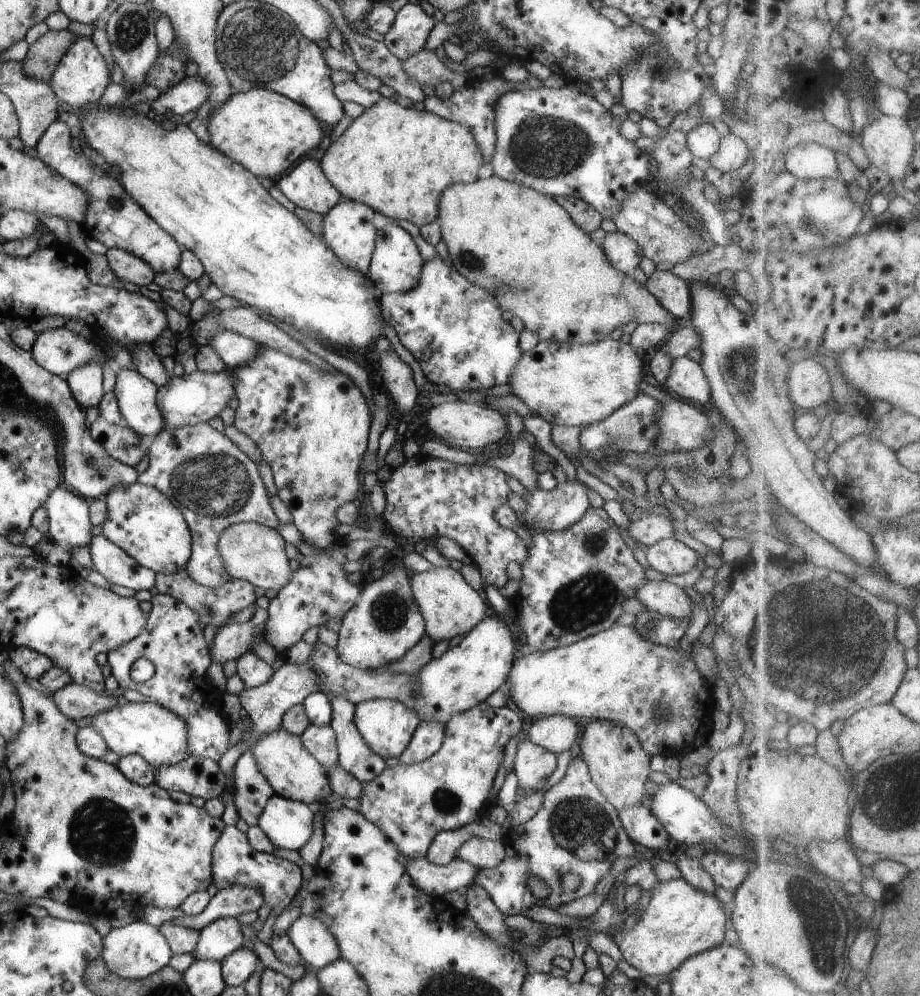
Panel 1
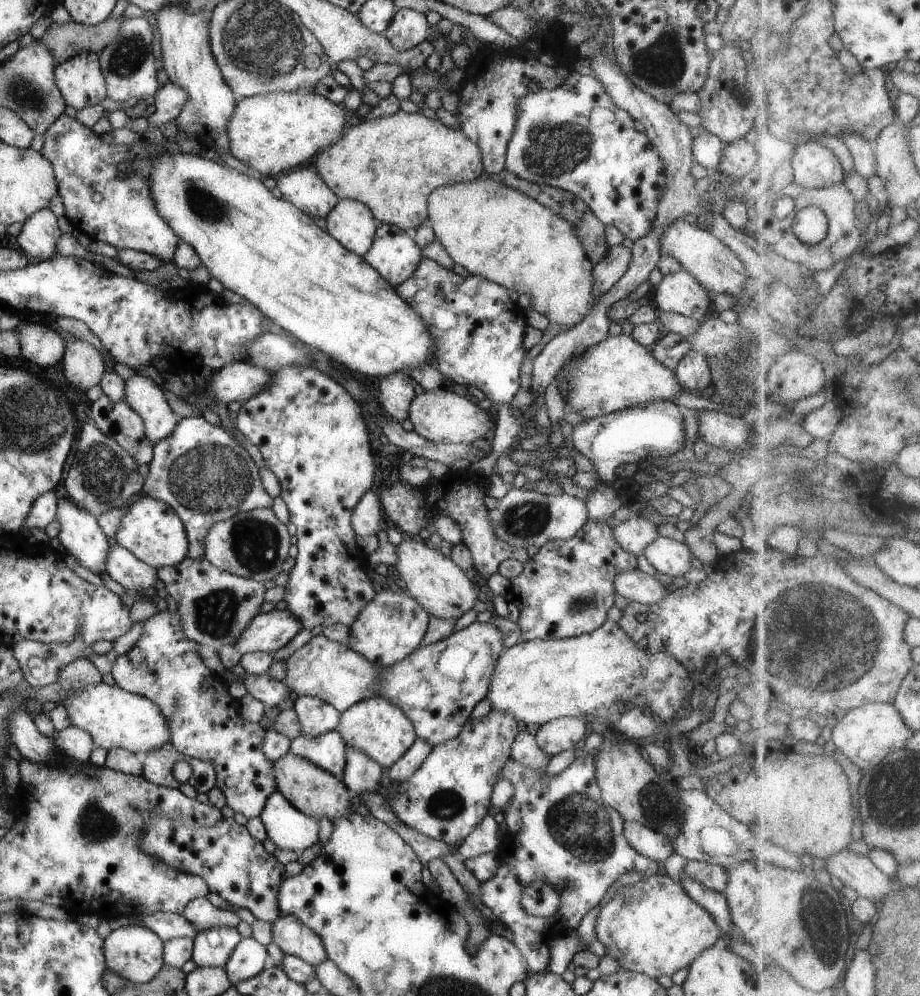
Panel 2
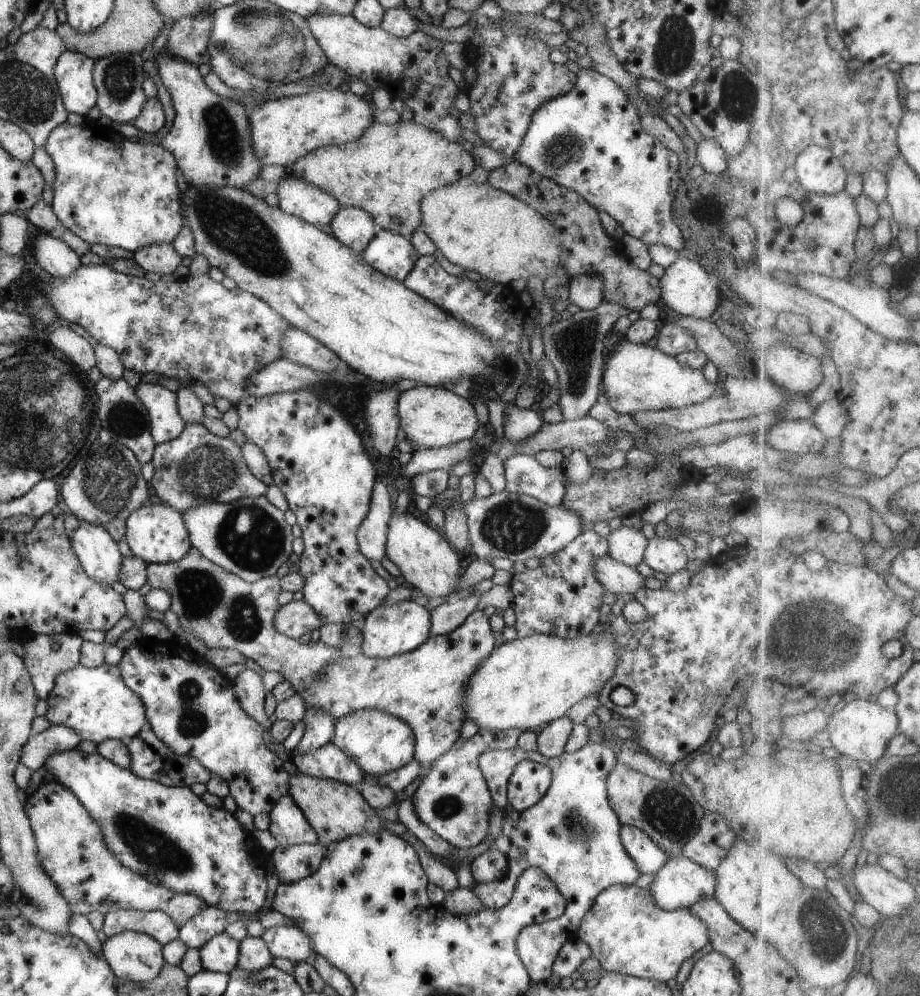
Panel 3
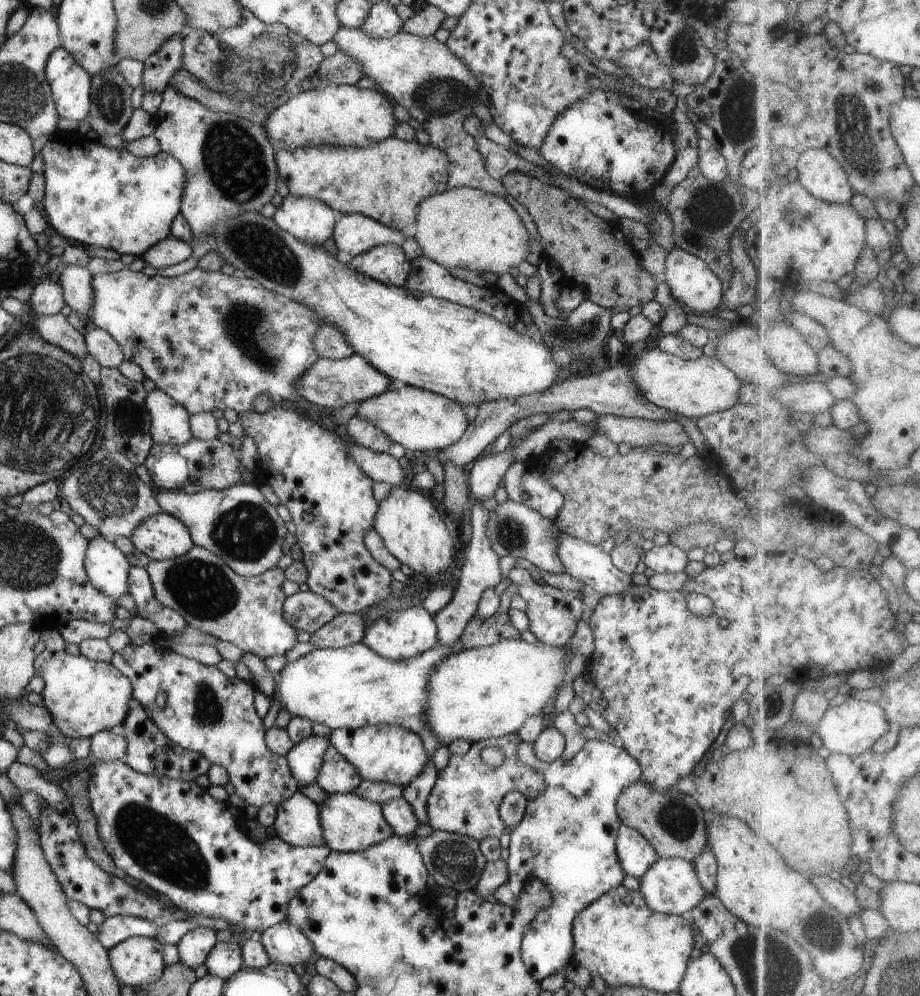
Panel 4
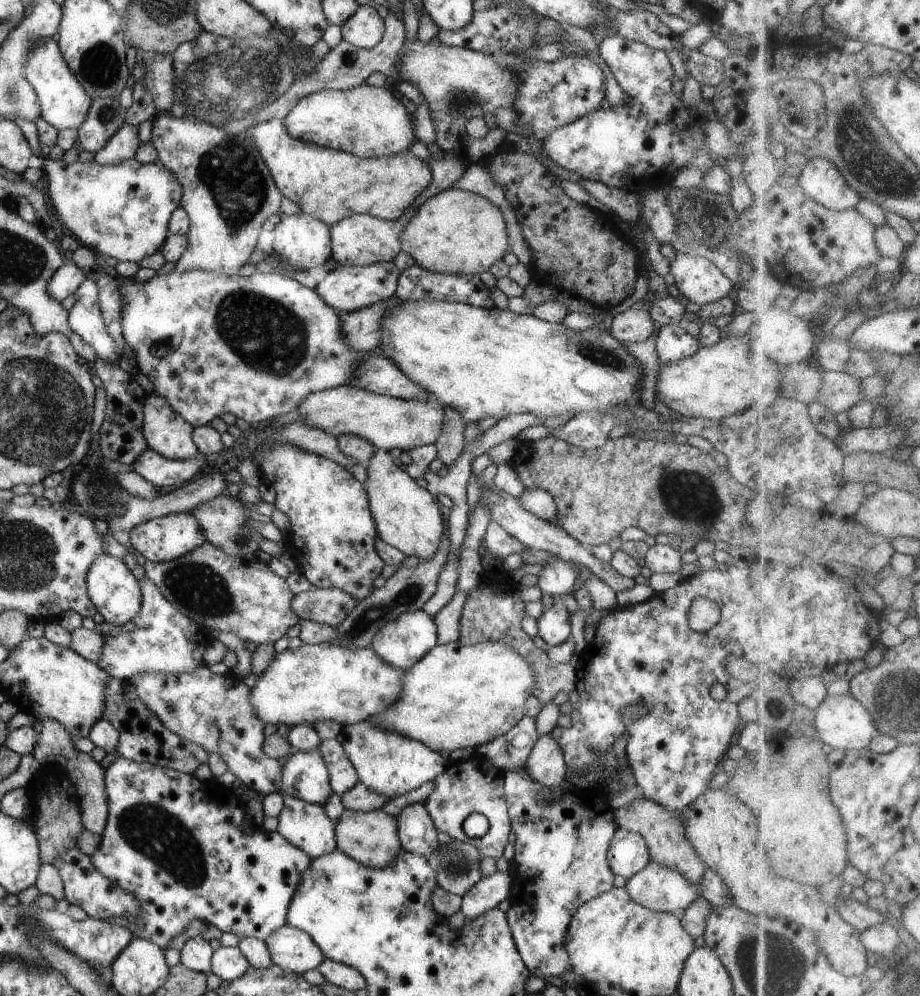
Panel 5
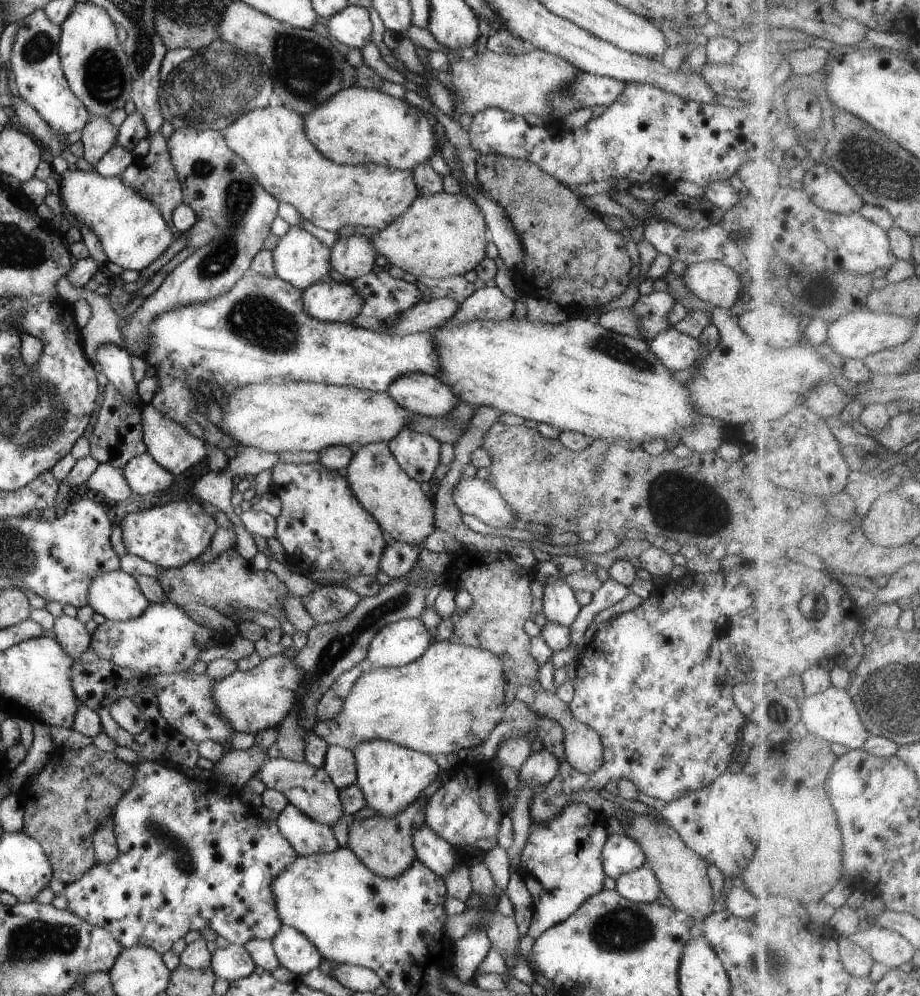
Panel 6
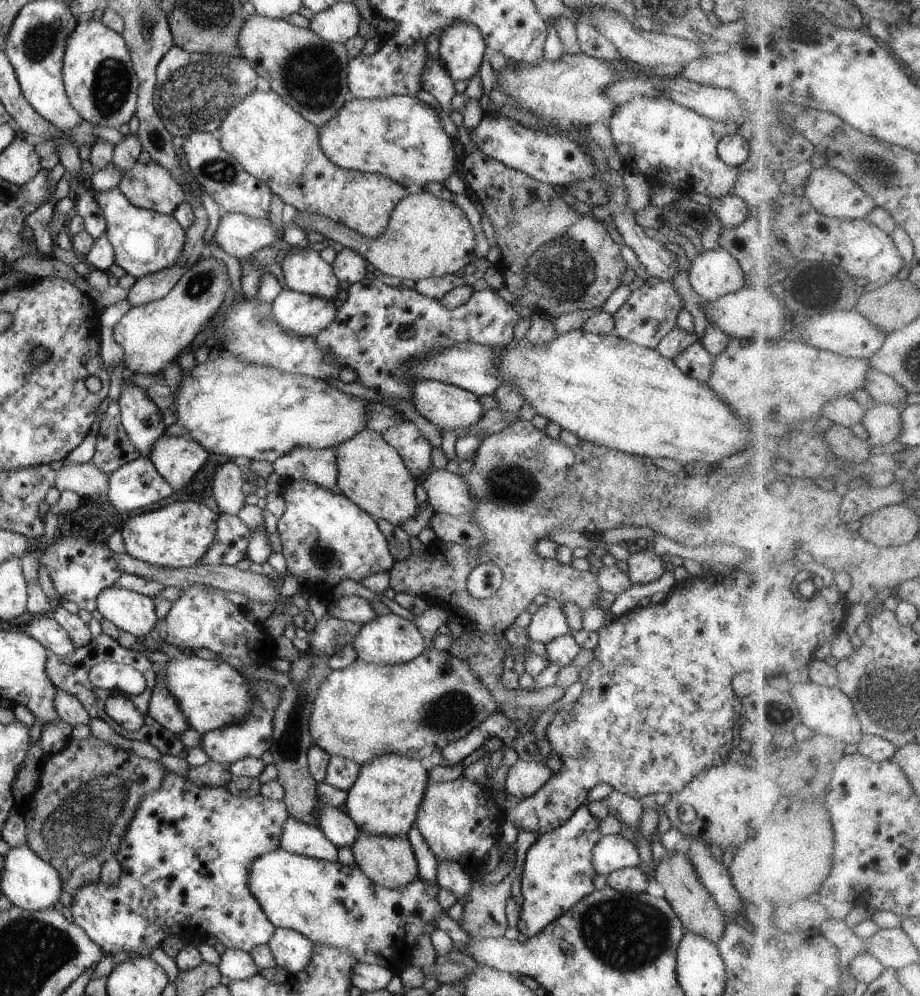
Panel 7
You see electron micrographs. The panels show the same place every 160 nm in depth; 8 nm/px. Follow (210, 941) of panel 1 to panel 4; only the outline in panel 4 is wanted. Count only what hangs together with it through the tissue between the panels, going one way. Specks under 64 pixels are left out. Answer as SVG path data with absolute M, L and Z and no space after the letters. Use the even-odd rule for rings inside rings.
M217 942L203 962L211 975L227 979L243 968L241 946L238 943Z

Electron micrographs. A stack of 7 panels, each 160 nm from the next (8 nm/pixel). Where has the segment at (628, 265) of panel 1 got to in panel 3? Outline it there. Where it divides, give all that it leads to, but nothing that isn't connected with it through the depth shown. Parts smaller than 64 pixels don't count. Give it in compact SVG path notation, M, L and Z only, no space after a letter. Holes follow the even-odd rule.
M580 275L569 282L569 290L565 300L570 305L576 305L585 311L594 310L605 300L604 283L599 276Z

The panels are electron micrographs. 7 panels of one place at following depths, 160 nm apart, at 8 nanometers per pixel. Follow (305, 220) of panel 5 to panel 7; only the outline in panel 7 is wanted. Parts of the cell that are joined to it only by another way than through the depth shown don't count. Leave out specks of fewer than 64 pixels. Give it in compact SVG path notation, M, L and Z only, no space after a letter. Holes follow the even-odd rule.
M307 241L292 246L281 254L284 288L294 292L337 300L338 279L333 266L326 263L320 253L310 248Z

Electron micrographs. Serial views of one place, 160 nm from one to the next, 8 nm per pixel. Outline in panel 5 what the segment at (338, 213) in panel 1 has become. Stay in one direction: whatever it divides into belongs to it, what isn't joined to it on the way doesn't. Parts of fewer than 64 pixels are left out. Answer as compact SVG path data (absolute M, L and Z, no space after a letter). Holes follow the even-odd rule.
M415 203L405 210L398 220L384 220L374 215L358 213L343 218L331 226L331 256L344 266L369 265L372 263L393 261L401 251L403 228L416 214L419 204Z

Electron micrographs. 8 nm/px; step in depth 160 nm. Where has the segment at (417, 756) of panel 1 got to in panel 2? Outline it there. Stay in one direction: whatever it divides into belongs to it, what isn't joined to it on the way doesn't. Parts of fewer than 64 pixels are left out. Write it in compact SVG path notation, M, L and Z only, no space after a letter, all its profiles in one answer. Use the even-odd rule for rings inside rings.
M417 737L412 746L390 767L389 777L394 785L407 779L433 751L433 744Z

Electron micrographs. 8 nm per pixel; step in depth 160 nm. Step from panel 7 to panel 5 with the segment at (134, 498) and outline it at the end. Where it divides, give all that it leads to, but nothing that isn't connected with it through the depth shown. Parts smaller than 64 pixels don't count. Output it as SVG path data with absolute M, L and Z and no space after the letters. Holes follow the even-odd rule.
M148 448L132 465L144 480L151 482L156 488L172 488L174 484L178 488L202 472L202 466L208 462L207 455L198 453L189 459L169 459Z

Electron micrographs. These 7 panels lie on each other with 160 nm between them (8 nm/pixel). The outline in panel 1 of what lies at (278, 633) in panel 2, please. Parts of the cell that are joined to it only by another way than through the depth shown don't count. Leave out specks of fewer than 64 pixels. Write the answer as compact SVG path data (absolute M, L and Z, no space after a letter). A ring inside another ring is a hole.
M251 622L221 626L214 635L209 648L211 662L223 666L225 662L237 659L248 649L252 651L253 639L261 637L265 640L262 629L262 625L254 626Z

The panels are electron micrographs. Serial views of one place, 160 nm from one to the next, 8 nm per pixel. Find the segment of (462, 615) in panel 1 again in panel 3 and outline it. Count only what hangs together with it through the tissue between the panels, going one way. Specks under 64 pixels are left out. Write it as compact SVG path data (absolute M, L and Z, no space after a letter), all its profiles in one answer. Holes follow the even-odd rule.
M404 512L400 516L391 516L385 554L401 570L401 576L409 586L422 592L426 598L440 603L449 600L459 588L460 554L444 538L442 531L428 526L420 518Z

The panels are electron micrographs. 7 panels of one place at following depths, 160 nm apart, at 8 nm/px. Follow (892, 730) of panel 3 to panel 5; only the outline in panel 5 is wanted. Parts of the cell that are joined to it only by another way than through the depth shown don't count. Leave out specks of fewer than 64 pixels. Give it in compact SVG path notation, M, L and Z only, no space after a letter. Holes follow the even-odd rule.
M852 692L847 695L830 694L817 710L816 724L821 732L823 742L831 745L834 749L868 749L880 733L873 712Z

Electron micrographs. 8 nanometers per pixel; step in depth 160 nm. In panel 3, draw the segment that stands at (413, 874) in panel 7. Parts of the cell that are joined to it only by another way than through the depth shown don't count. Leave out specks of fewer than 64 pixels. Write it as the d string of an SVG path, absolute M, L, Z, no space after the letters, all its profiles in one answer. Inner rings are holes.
M300 772L289 775L289 795L304 813L307 821L315 828L318 843L328 846L346 836L383 831L382 820L362 798L357 787L328 779L314 778Z

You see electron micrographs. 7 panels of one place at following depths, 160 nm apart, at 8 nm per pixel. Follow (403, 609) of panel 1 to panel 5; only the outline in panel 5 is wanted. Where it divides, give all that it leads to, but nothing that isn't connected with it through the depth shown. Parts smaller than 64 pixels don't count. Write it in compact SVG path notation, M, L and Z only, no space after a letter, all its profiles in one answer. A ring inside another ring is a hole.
M426 611L401 614L393 621L388 621L374 635L370 648L388 664L406 670L414 666L427 652L437 645L437 626Z

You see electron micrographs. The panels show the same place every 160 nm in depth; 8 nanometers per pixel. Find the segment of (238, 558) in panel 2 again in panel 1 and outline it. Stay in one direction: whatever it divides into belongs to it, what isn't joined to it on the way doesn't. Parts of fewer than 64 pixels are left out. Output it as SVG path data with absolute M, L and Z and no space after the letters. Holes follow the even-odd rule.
M247 522L230 525L224 530L218 541L218 550L232 578L248 581L251 585L264 588L265 591L279 591L290 582L293 573L286 557L286 545L277 530L257 522Z

